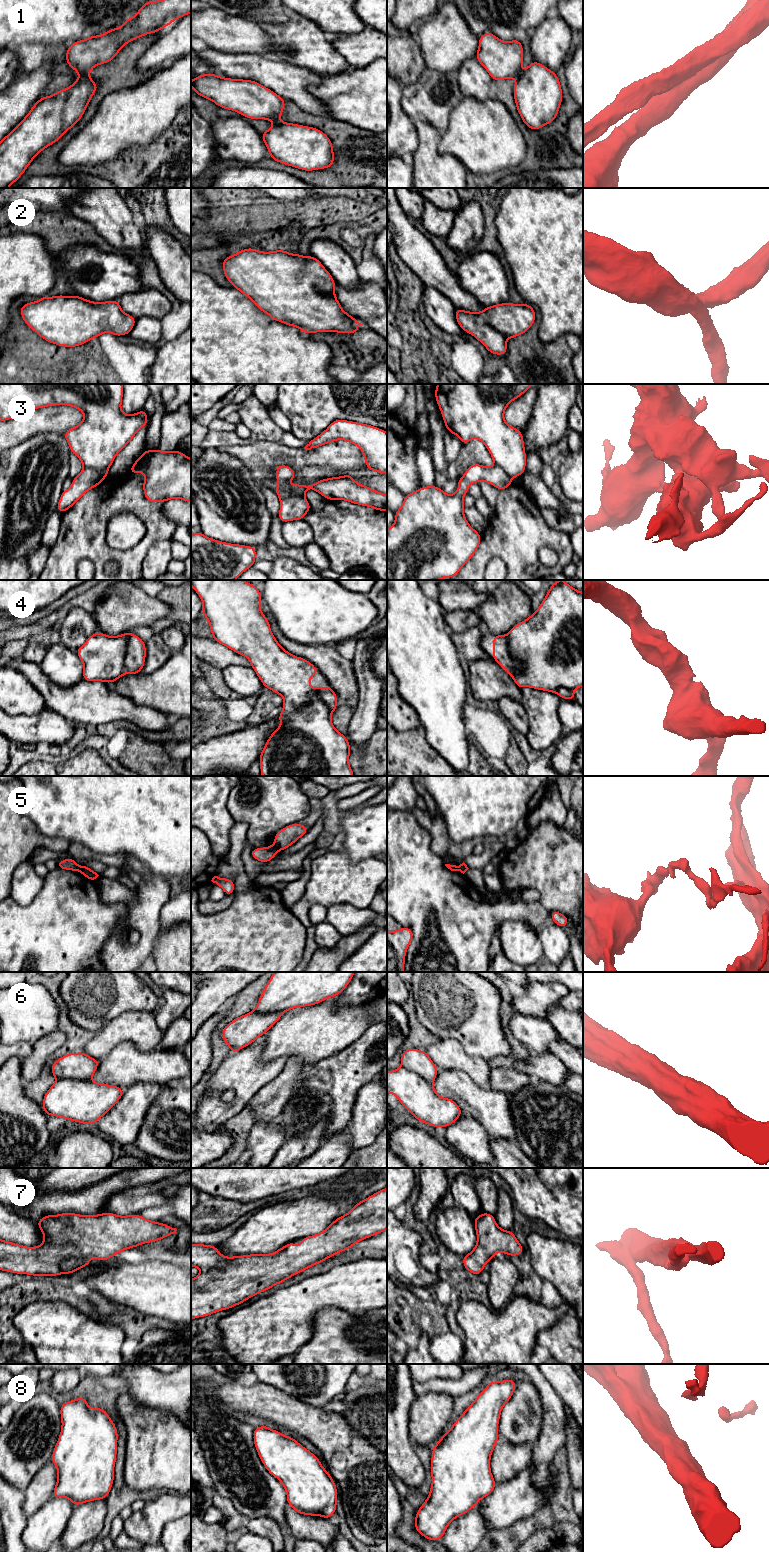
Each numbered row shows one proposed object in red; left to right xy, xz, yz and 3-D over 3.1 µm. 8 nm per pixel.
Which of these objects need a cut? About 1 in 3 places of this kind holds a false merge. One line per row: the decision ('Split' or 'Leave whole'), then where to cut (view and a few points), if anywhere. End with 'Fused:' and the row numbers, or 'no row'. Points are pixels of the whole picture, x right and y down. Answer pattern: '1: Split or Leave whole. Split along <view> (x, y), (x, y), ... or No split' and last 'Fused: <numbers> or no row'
1: Split. Split along xy (88, 74), (79, 79)
2: Leave whole. No split
3: Split. Split along xy (84, 466), (107, 473)
4: Leave whole. No split
5: Split. Split along xz (274, 846), (277, 850)
6: Split. Split along xy (90, 1078), (57, 1080)
7: Leave whole. No split
8: Leave whole. No split
Fused: 1, 3, 5, 6

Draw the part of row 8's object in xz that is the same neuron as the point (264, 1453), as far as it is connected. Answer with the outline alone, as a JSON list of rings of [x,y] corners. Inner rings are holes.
[[[269,1425],[254,1428],[253,1440],[263,1465],[281,1482],[287,1493],[287,1504],[297,1513],[329,1519],[336,1512],[338,1491],[335,1482],[316,1455],[294,1437],[272,1430]]]

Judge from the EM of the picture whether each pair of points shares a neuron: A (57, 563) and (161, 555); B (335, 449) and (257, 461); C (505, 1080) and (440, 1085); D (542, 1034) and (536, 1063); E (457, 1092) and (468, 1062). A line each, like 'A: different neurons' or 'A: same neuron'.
A: different neurons
B: same neuron
C: different neurons
D: different neurons
E: different neurons

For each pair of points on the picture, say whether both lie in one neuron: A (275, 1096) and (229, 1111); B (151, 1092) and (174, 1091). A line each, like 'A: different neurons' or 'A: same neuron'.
A: different neurons
B: different neurons

